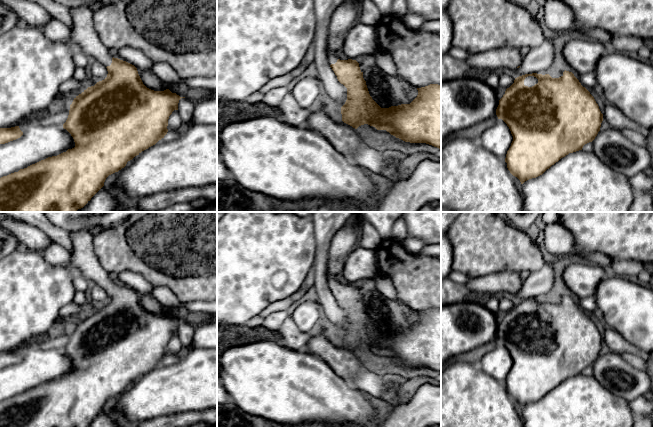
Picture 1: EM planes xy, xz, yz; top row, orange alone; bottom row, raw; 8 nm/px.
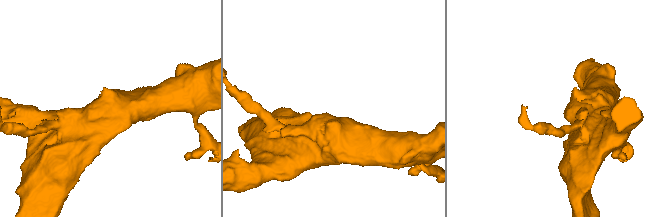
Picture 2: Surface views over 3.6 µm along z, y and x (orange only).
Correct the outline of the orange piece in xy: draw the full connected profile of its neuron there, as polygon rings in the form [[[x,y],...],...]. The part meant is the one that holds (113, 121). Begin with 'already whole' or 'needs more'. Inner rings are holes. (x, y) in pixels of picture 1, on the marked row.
needs more; [[[70,7],[70,12],[72,46],[76,51],[92,56],[94,60],[105,65],[108,71],[107,77],[76,96],[70,105],[69,115],[63,128],[73,137],[74,148],[0,178],[0,212],[77,212],[104,186],[109,175],[124,168],[128,161],[164,138],[168,132],[169,116],[174,110],[178,110],[179,100],[185,98],[172,93],[169,89],[154,91],[147,88],[134,65],[114,58],[94,28],[94,8]]]

